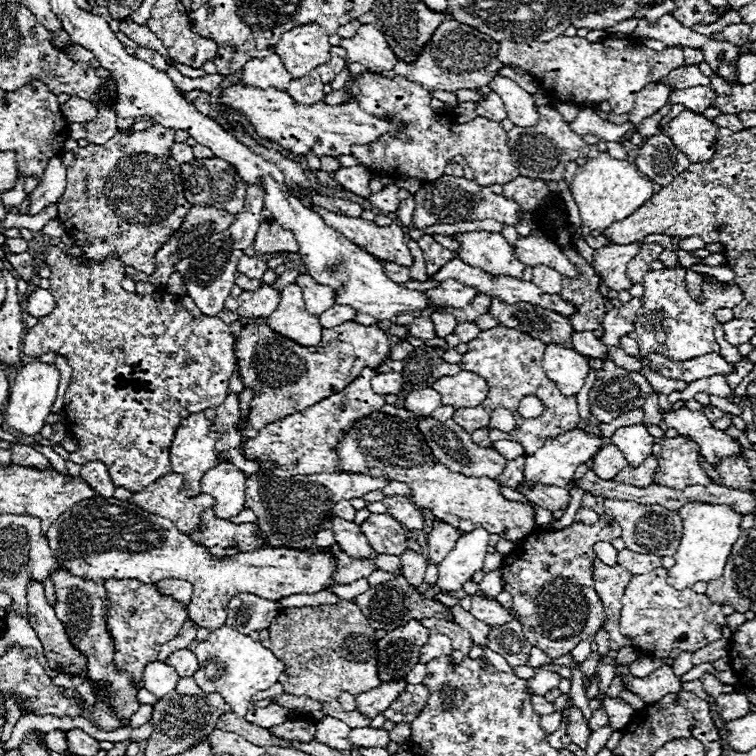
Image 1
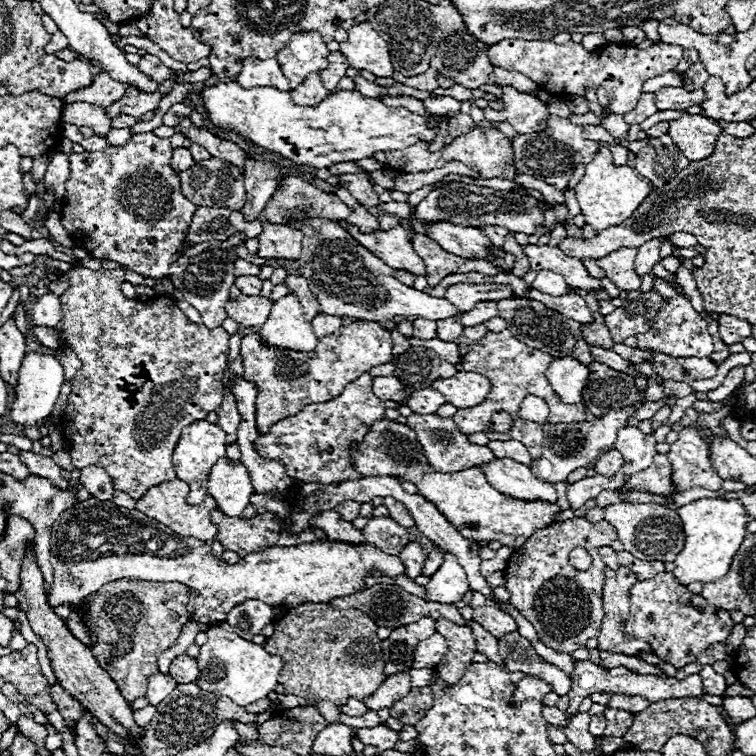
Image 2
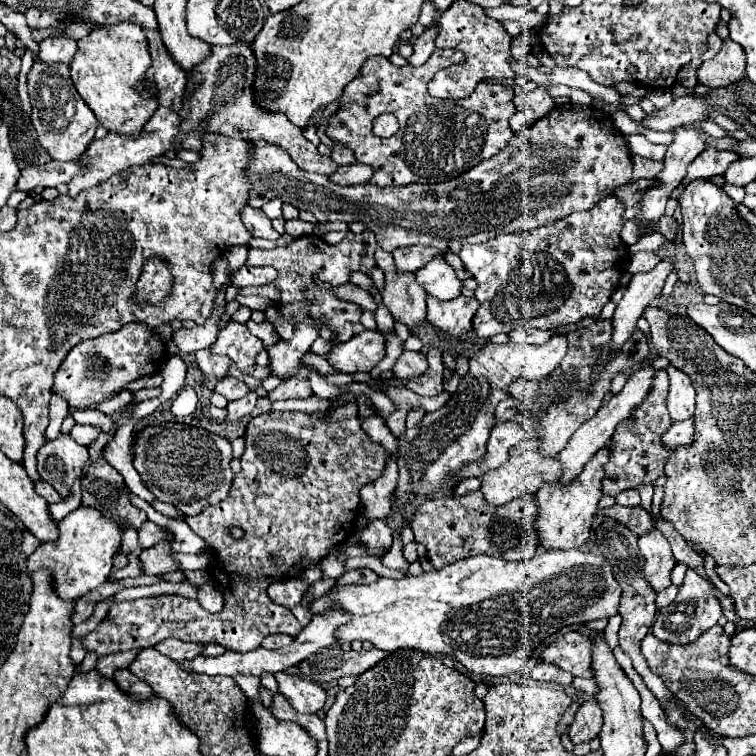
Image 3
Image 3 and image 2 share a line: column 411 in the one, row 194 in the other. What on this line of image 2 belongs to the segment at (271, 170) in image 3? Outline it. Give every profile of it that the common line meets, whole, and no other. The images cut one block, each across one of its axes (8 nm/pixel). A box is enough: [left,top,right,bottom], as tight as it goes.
[180,158,246,210]

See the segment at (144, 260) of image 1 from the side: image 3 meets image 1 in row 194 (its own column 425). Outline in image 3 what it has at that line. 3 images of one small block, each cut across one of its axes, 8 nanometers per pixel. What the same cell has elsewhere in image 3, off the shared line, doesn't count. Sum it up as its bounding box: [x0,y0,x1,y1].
[326,50,516,186]

